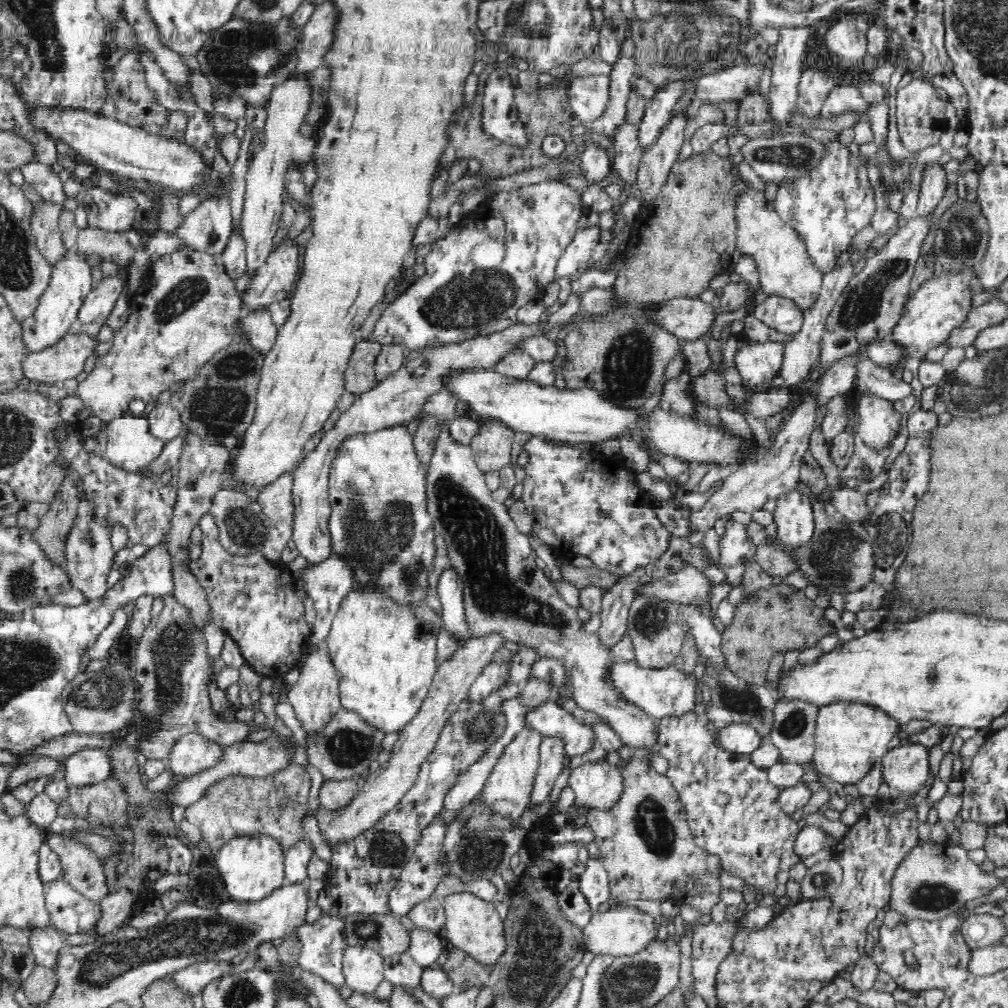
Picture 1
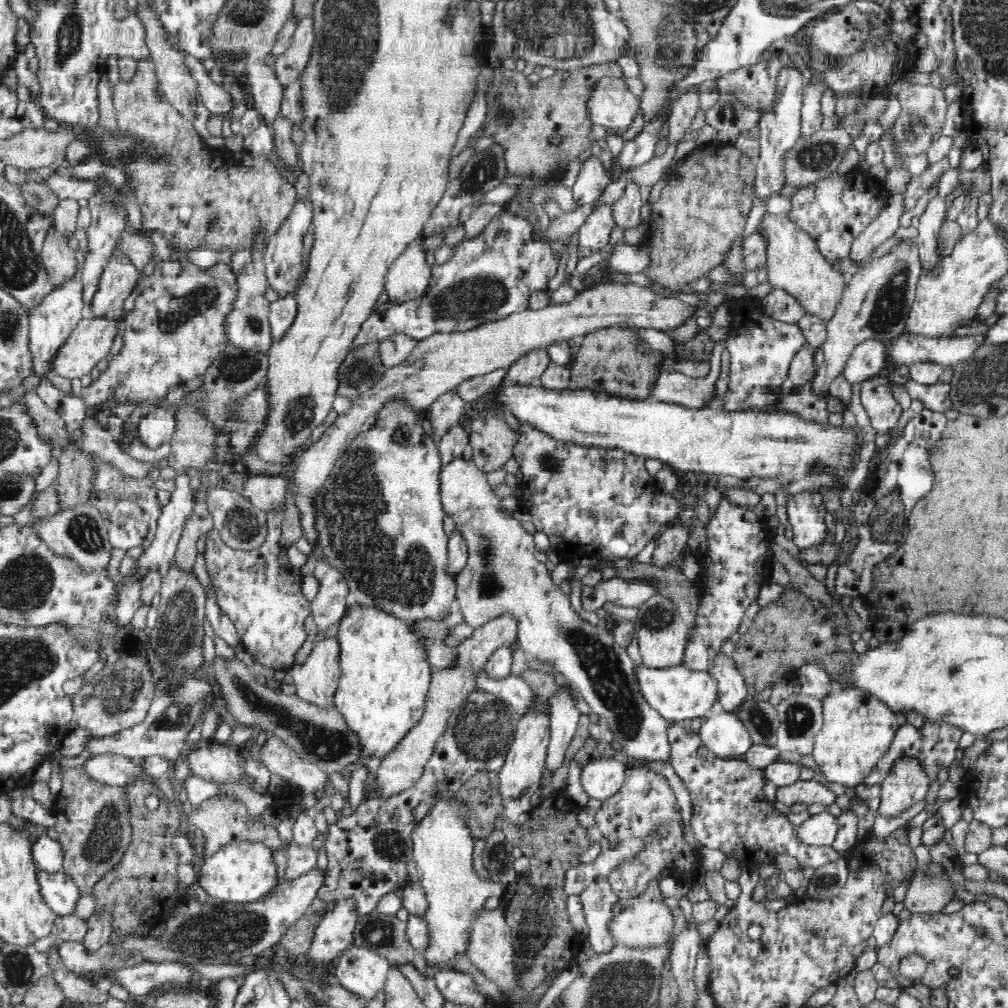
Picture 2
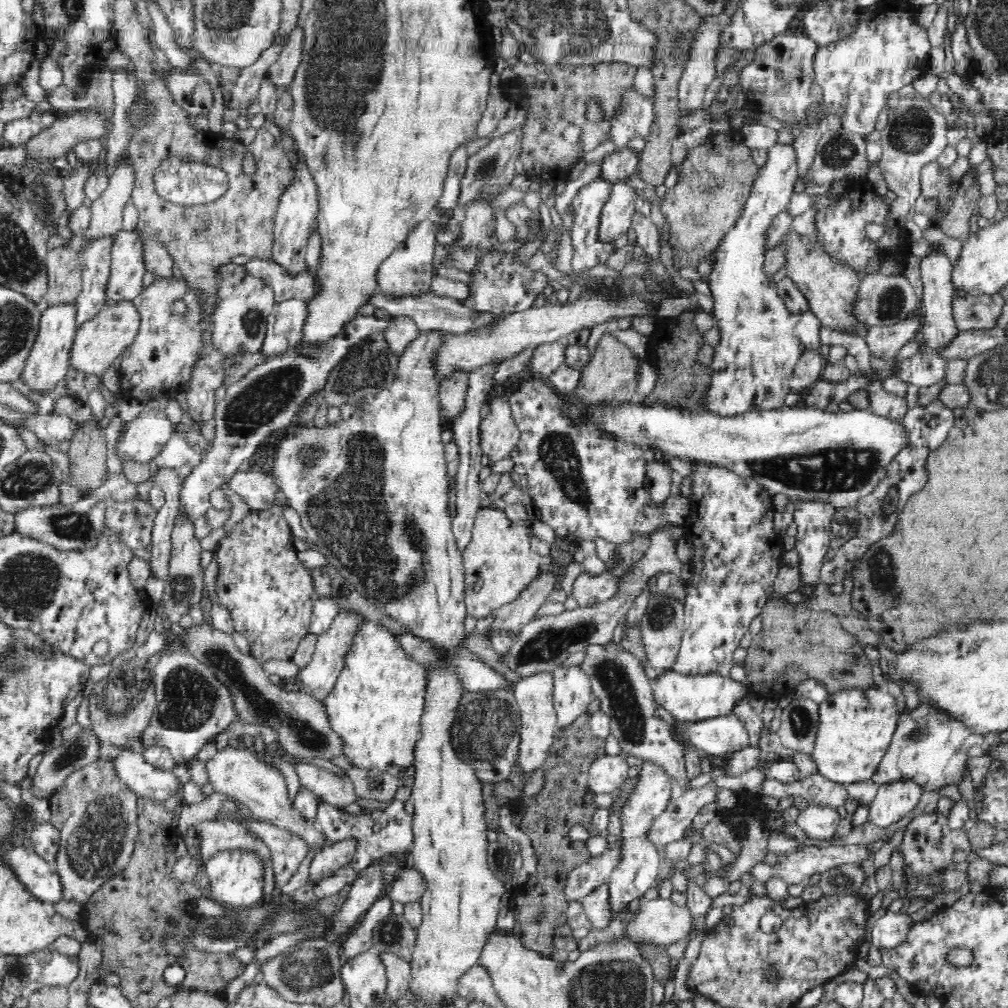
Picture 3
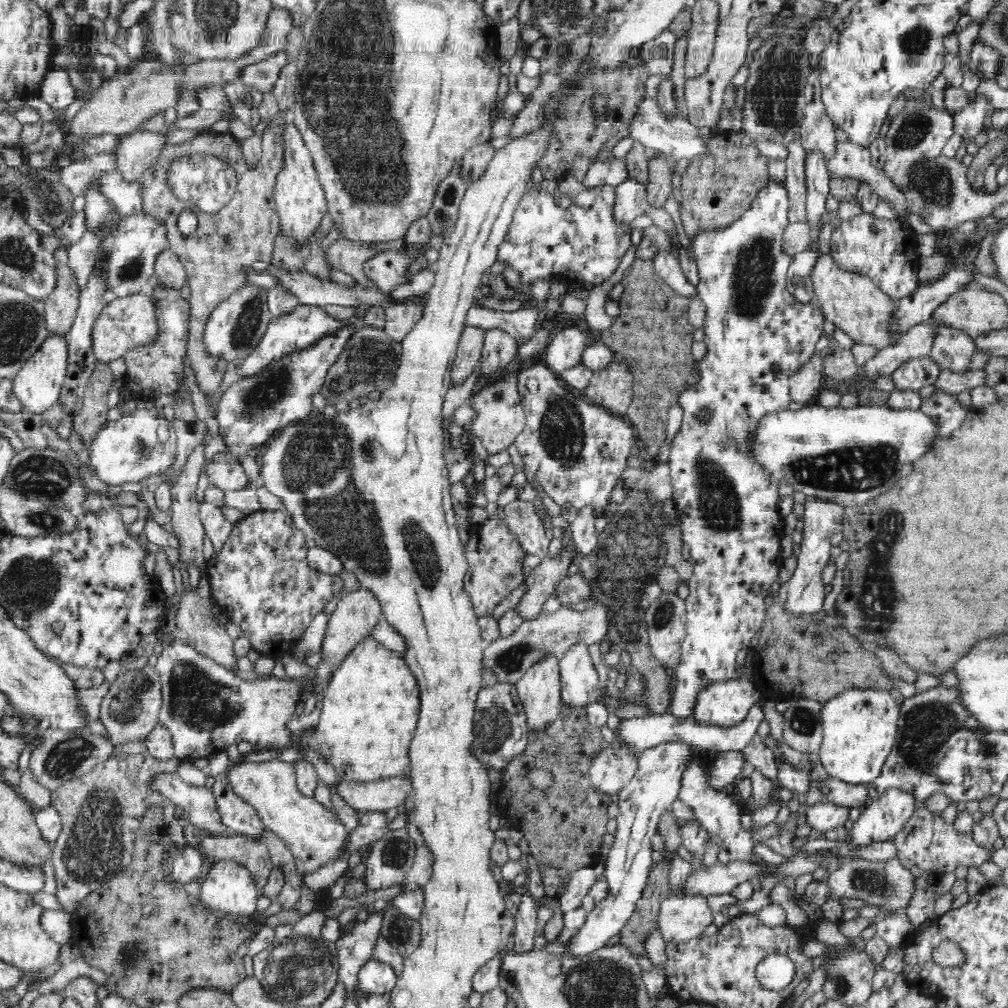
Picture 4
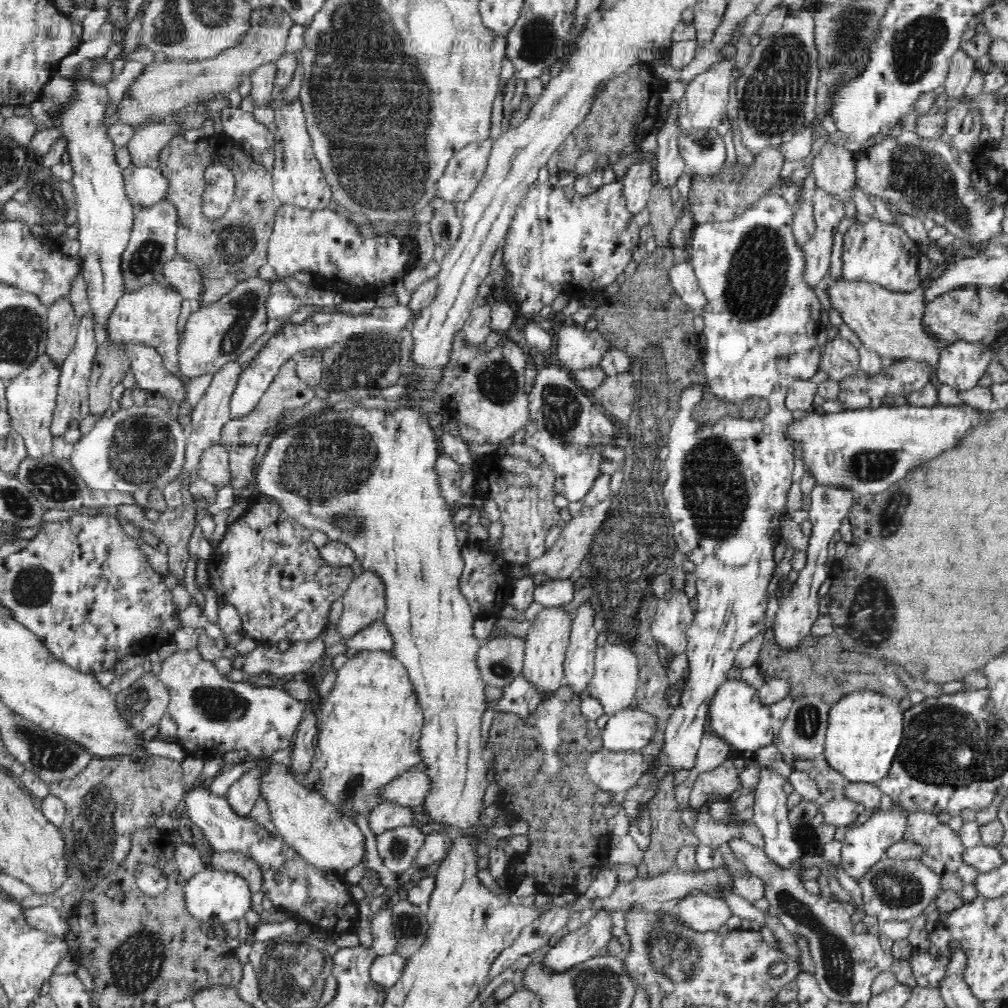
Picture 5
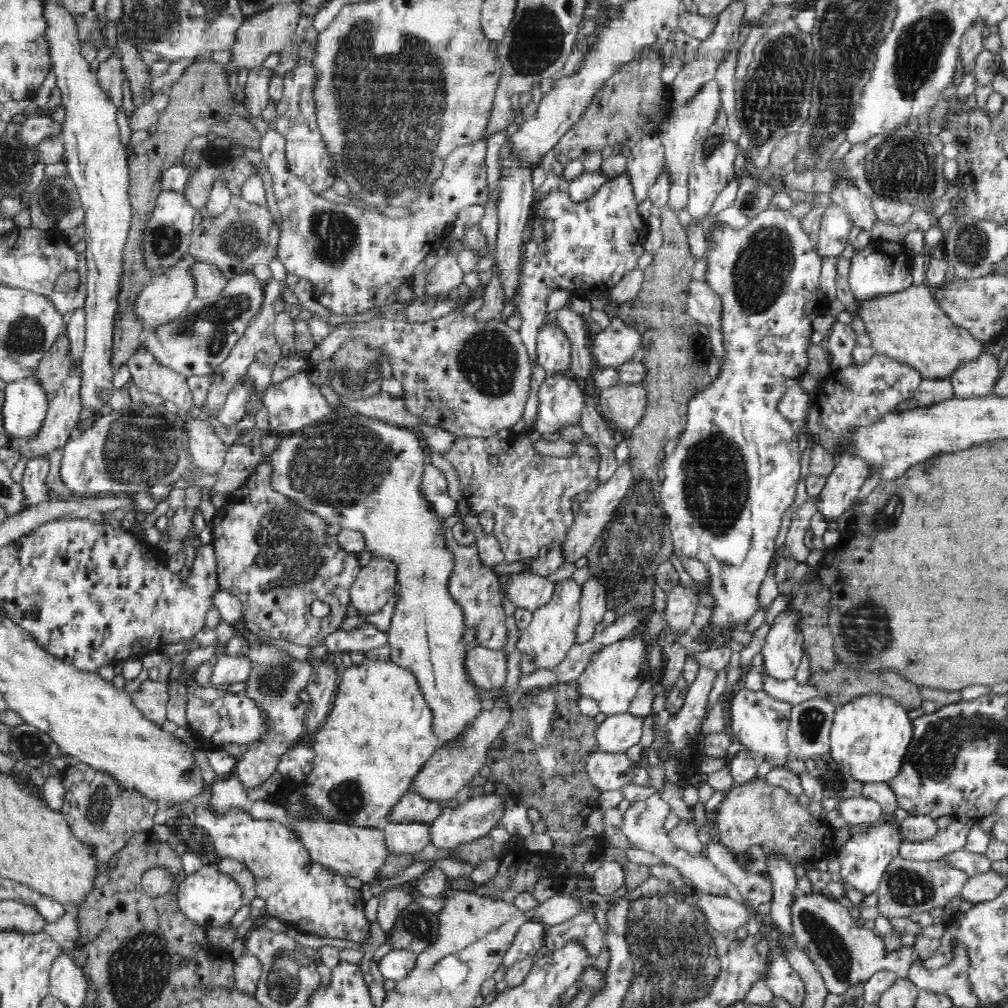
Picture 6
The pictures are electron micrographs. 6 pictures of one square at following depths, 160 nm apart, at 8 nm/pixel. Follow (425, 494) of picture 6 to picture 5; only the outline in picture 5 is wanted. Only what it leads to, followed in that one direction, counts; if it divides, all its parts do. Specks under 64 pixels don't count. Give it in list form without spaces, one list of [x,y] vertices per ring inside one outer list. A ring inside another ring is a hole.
[[[440,454],[435,464],[436,474],[440,484],[440,493],[448,504],[458,504],[463,506],[464,509],[472,508],[473,504],[476,508],[483,505],[482,499],[471,500],[468,493],[461,492],[461,466],[456,462]]]

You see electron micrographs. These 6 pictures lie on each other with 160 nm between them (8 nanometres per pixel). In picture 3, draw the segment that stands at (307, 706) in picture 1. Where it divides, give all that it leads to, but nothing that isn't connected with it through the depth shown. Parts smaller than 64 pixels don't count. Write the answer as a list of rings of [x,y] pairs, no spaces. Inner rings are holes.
[[[339,608],[328,631],[317,637],[312,662],[306,664],[304,668],[300,667],[300,676],[297,678],[302,682],[302,692],[320,701],[327,697],[327,694],[336,684],[338,675],[344,666],[346,654],[348,654],[350,646],[353,645],[354,639],[356,639],[358,632],[362,629],[364,622],[366,622],[366,618],[362,614],[358,614],[356,610]]]

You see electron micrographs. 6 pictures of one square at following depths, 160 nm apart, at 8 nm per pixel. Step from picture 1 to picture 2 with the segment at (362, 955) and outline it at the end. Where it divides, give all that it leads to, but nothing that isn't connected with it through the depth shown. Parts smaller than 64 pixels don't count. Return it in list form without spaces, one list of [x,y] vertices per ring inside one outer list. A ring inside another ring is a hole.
[[[351,945],[339,954],[331,973],[333,980],[367,1002],[385,987],[389,964],[373,950]]]

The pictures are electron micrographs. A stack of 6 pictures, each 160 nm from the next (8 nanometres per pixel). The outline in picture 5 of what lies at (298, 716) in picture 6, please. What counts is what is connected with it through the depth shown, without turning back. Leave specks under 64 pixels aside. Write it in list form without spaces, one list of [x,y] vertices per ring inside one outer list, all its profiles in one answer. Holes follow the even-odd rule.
[[[266,757],[266,760],[258,762],[256,766],[248,768],[241,778],[238,778],[225,793],[230,805],[234,807],[234,812],[241,815],[250,814],[255,801],[261,795],[262,776],[274,766],[272,758]]]

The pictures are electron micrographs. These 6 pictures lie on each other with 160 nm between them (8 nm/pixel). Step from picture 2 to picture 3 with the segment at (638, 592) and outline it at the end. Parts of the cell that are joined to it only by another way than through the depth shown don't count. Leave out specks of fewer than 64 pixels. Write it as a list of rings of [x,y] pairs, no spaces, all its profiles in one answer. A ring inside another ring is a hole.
[[[583,571],[580,576],[576,576],[571,594],[580,607],[589,607],[611,599],[617,588],[618,578],[608,571],[599,575],[590,575]]]

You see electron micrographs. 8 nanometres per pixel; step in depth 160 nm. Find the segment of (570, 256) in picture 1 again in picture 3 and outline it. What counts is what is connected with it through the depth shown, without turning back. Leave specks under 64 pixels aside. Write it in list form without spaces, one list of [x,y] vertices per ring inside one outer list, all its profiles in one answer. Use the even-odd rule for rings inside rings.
[[[619,182],[613,185],[608,202],[602,208],[600,239],[614,241],[620,234],[630,230],[632,218],[636,214],[638,192],[632,184]]]

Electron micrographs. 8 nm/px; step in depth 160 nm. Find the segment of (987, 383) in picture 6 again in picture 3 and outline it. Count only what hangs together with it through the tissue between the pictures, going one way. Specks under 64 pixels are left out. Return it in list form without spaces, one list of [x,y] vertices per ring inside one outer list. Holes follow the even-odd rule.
[[[935,244],[934,250],[926,254],[917,262],[920,281],[922,282],[922,296],[920,307],[923,314],[922,334],[924,338],[923,351],[936,355],[942,355],[950,344],[956,340],[959,331],[953,317],[952,301],[955,293],[953,281],[953,265],[950,259],[942,251],[939,244]]]

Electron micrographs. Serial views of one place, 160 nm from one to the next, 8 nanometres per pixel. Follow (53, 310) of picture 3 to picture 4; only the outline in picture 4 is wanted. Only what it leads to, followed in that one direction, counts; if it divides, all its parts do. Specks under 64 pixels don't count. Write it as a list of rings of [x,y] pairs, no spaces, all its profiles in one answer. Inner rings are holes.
[[[48,336],[38,353],[22,366],[18,375],[12,379],[12,393],[18,399],[24,412],[36,416],[45,414],[59,402],[61,389],[67,374],[68,342],[64,336]]]

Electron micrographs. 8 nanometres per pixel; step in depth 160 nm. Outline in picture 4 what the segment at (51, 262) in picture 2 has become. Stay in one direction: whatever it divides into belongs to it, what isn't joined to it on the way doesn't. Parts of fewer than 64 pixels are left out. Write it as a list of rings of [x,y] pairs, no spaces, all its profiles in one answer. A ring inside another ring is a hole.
[[[61,238],[61,246],[54,252],[58,263],[58,276],[56,288],[44,301],[45,327],[49,336],[66,336],[72,330],[79,307],[79,288],[74,274],[67,265],[68,246],[71,242]]]

